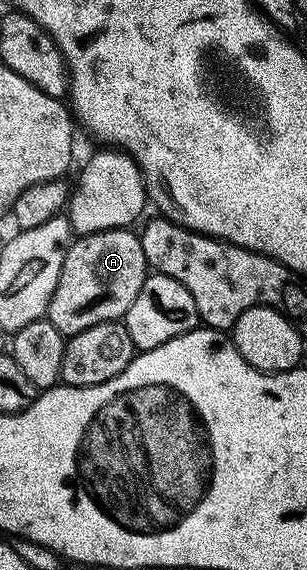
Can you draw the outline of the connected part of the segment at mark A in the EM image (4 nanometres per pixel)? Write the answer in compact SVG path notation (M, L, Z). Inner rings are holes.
M116 227L74 238L69 244L47 318L63 336L83 333L91 325L124 320L131 301L139 297L147 274L141 236L136 230Z

